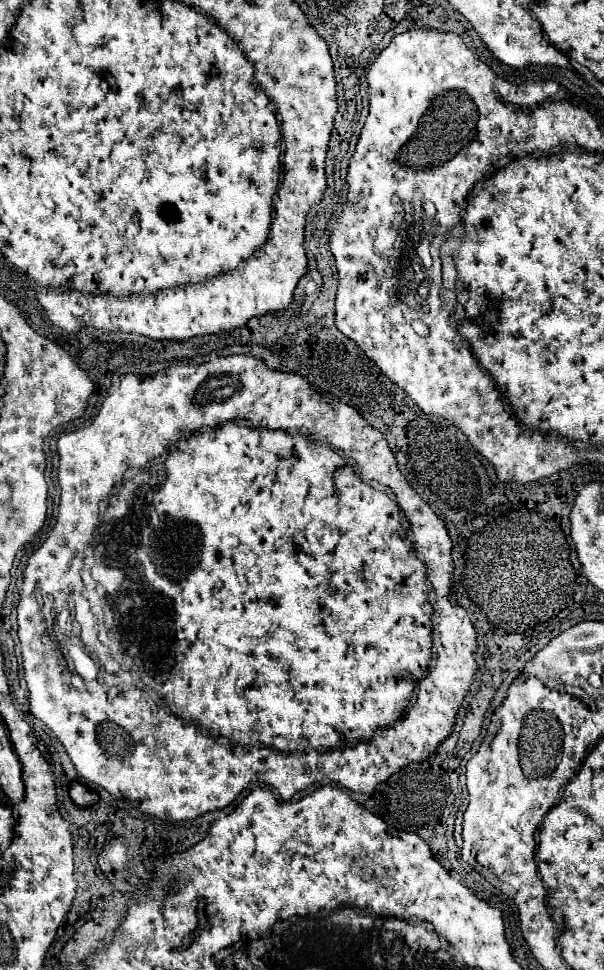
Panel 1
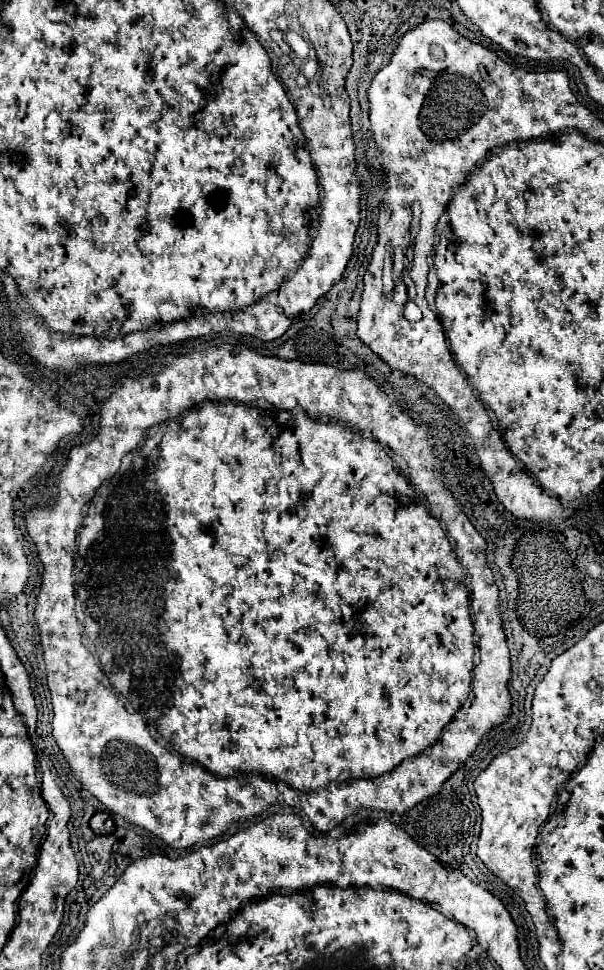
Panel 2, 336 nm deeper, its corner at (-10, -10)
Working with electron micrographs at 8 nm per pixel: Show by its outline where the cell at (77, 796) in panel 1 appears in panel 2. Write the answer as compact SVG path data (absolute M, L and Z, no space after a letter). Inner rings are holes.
M100 811L90 819L90 827L96 835L110 835L114 831L114 819L110 813Z

